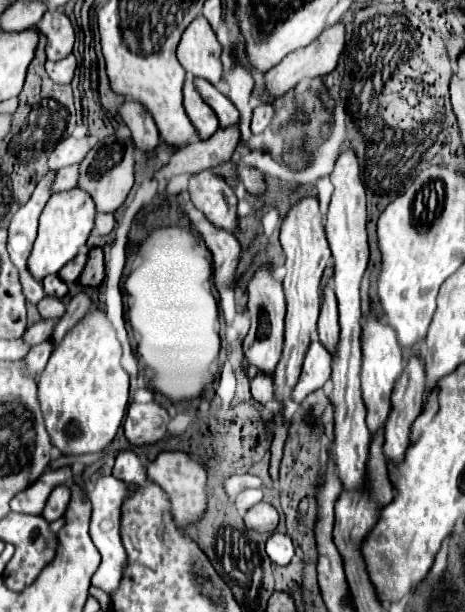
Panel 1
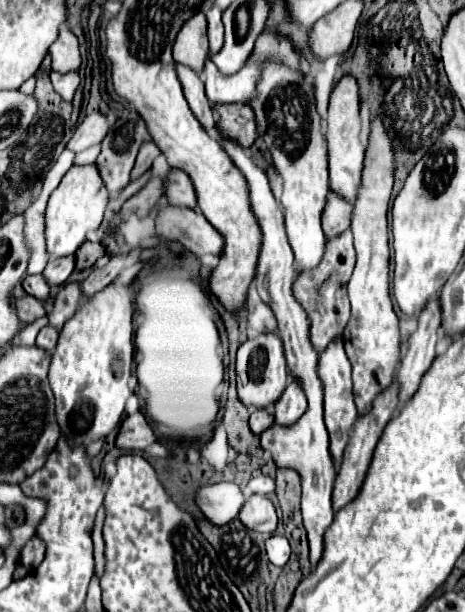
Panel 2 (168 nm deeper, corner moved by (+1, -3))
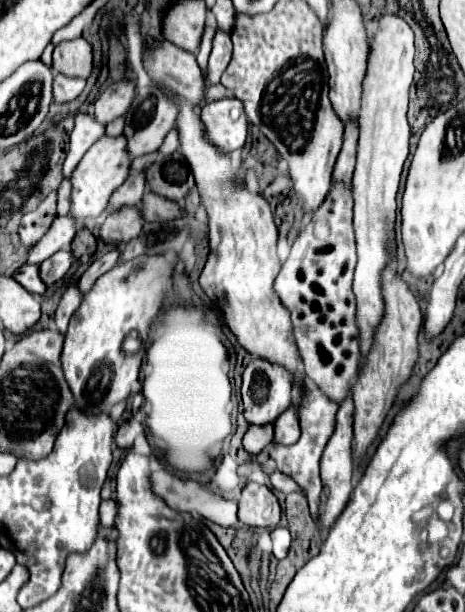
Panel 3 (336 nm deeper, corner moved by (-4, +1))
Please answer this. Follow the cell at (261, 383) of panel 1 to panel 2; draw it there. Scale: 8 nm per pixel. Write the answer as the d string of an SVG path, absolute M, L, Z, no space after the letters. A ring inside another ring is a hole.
M258 409L258 411L252 411L250 415L250 429L258 435L264 431L264 427L270 427L274 423L274 415L268 411L268 409Z

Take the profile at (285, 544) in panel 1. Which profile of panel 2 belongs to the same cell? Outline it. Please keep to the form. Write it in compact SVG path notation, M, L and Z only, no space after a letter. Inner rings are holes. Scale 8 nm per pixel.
M272 535L268 541L266 541L266 553L268 553L268 559L270 563L278 565L278 567L284 567L290 559L290 543L286 537L282 535Z

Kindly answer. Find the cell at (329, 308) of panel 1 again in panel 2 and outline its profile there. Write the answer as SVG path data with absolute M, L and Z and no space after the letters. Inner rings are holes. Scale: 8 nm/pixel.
M334 337L330 345L320 353L318 359L318 377L324 385L324 421L326 429L330 433L330 453L334 455L334 461L342 463L344 449L348 445L348 427L358 417L354 399L352 399L352 379L350 379L350 361L344 353L344 345L340 337Z

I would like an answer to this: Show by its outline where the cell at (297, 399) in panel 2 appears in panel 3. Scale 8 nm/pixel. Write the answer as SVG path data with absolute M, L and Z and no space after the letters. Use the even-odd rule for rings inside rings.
M289 407L277 421L275 421L275 437L273 443L293 445L299 439L299 417L293 407Z

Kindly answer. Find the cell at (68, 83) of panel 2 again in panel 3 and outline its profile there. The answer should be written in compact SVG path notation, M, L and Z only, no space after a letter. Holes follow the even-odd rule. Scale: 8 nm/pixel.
M55 75L53 83L53 95L55 103L69 103L83 91L85 81L83 79L67 79L65 75Z

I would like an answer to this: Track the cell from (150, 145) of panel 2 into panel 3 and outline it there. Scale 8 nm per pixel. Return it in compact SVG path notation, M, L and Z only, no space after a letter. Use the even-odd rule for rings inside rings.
M131 173L129 179L115 189L115 193L111 195L109 199L109 207L111 211L117 211L121 207L133 207L139 203L139 199L143 197L143 191L145 191L145 179L143 179L143 173Z

